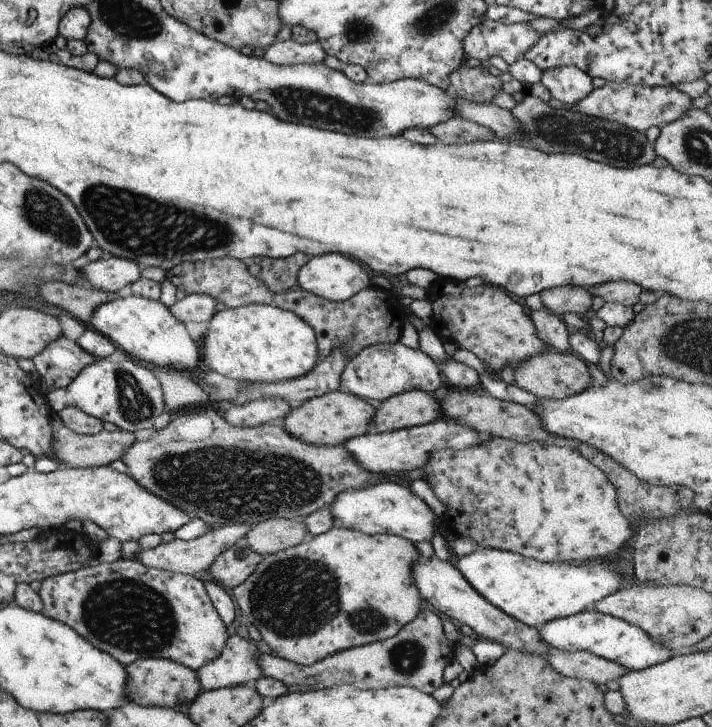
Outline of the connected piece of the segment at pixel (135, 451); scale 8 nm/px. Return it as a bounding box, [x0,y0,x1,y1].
[121,408,380,524]

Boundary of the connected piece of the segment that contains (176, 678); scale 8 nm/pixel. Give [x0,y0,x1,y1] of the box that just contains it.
[126,657,202,709]

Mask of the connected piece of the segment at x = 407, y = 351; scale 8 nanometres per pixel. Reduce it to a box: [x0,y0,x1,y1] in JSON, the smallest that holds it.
[341,340,442,402]

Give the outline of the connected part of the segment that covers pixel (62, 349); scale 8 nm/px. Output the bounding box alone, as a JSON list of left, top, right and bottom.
[34,336,98,393]

